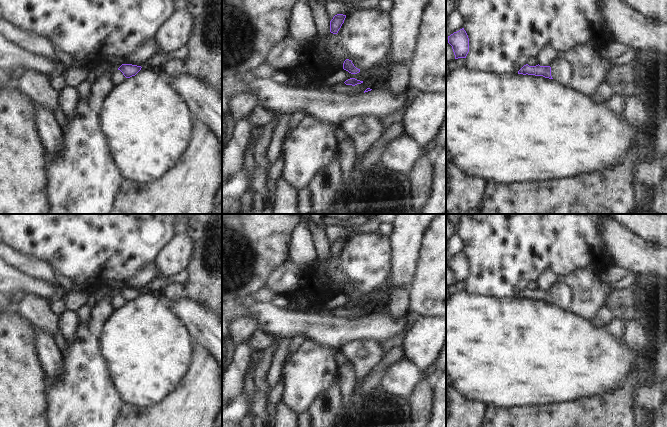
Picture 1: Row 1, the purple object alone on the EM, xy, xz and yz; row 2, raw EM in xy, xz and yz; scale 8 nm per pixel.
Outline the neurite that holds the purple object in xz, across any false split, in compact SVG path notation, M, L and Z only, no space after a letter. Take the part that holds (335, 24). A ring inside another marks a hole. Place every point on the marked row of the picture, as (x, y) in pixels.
M343 14L335 15L333 19L330 21L330 32L333 34L337 34L342 24L344 23L345 18L346 15Z

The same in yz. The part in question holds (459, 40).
M464 28L448 36L448 43L452 46L455 59L466 58L469 52L469 38Z

